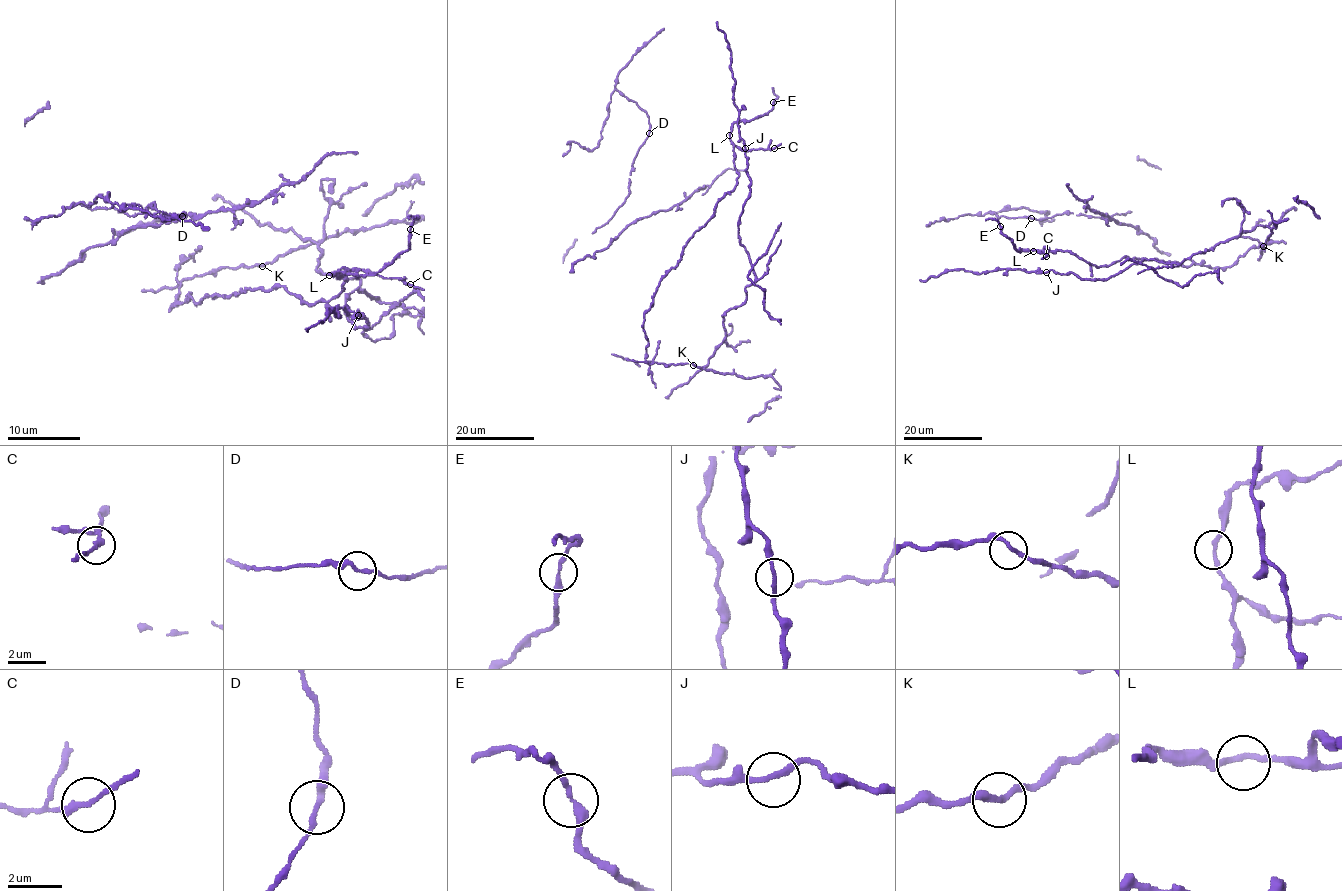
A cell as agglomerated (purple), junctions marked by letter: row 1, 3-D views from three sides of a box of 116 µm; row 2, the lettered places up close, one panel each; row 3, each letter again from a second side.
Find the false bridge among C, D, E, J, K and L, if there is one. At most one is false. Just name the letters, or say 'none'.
none

